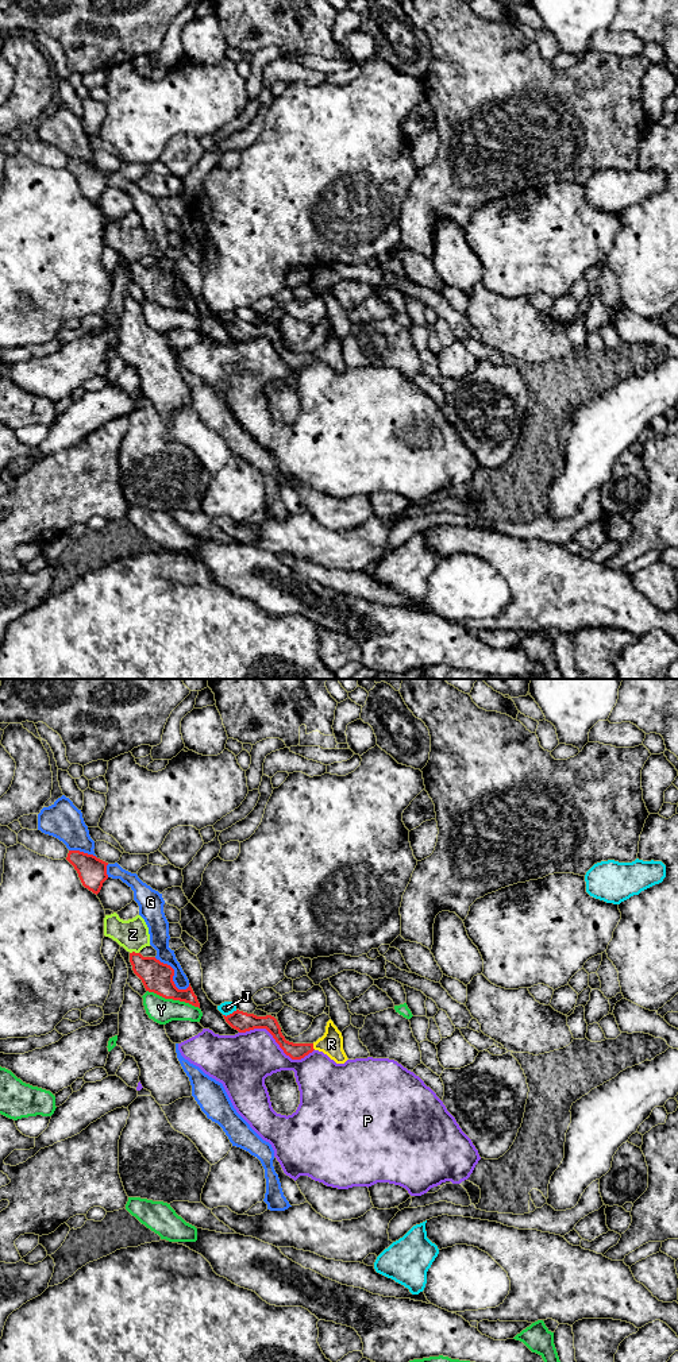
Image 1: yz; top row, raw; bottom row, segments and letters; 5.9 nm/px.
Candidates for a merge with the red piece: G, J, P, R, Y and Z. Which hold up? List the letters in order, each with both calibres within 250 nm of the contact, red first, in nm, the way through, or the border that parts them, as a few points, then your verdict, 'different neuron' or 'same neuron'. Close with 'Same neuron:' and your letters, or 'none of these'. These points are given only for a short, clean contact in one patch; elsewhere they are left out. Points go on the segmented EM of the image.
G: 180/120 nm | different neuron
J: 120/80 nm | different neuron
P: 120/340 nm | different neuron
R: 100/140 nm | across yz (295, 1050), (312, 1046), (331, 1044) | same neuron
Y: 180/150 nm | along yz (147, 990), (165, 998), (188, 1002), (199, 1009) | different neuron
Z: 180/190 nm | different neuron
Same neuron: R

